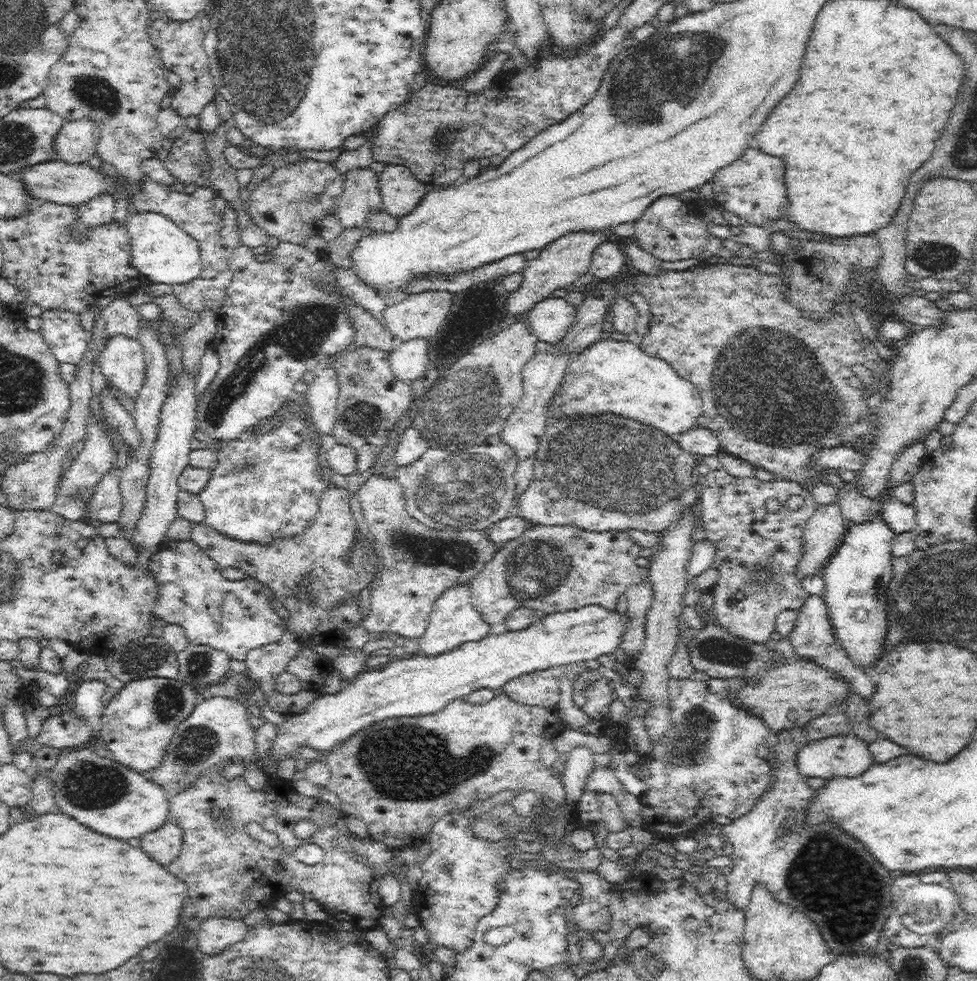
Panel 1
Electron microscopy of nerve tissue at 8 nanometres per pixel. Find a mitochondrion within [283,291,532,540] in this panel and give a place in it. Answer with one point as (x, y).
(470, 491)

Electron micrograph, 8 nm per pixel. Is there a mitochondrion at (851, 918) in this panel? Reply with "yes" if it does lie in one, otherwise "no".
yes

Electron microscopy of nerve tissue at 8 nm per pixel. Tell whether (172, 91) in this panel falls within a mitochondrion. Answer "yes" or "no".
no

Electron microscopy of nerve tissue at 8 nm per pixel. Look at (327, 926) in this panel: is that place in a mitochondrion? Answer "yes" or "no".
no

